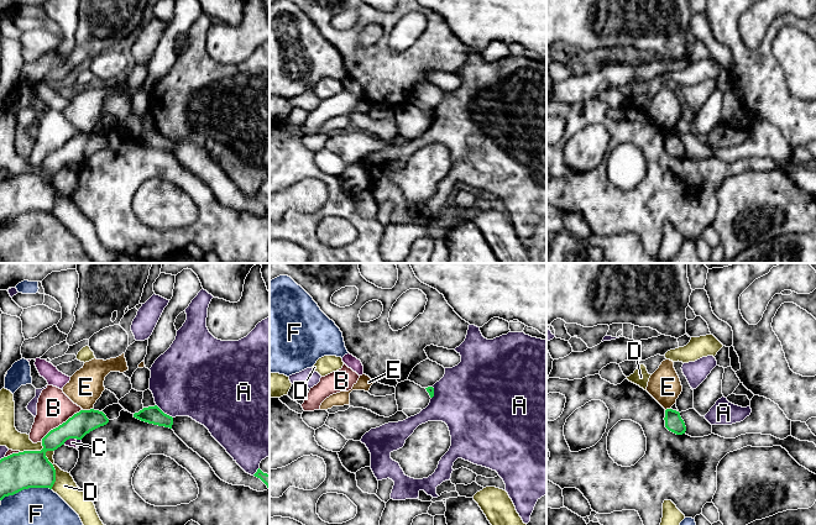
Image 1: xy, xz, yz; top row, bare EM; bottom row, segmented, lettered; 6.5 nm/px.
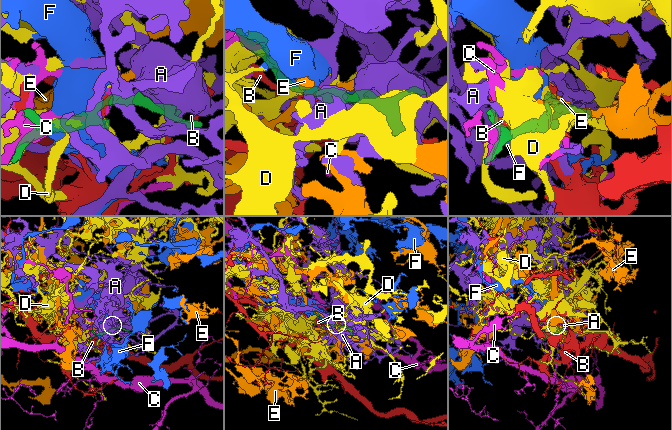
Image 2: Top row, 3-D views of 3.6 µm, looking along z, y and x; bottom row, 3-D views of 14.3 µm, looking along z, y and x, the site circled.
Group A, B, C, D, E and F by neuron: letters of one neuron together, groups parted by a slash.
A / B / C / D / E / F

